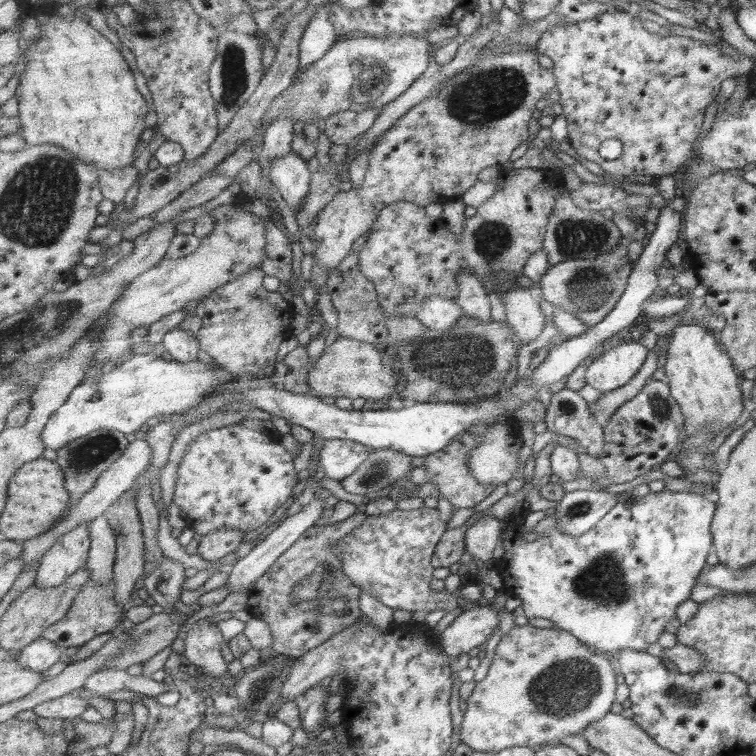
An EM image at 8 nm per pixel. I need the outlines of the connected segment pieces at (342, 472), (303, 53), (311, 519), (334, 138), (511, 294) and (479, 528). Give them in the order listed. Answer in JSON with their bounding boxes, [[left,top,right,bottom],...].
[[319,439,371,482],[299,2,339,68],[227,498,325,592],[324,107,383,146],[499,288,548,344],[465,515,501,566]]

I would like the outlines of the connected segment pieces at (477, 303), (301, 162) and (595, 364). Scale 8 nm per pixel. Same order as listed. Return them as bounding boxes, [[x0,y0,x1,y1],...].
[[457,271,493,322],[269,151,314,212],[585,341,648,393]]

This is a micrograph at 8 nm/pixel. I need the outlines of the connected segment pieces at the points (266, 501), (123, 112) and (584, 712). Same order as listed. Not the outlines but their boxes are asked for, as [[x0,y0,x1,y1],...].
[[175,425,300,535],[15,14,149,172],[461,624,615,753]]

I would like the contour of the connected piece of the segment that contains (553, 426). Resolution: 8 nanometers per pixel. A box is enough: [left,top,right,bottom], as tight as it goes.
[545,388,603,457]

